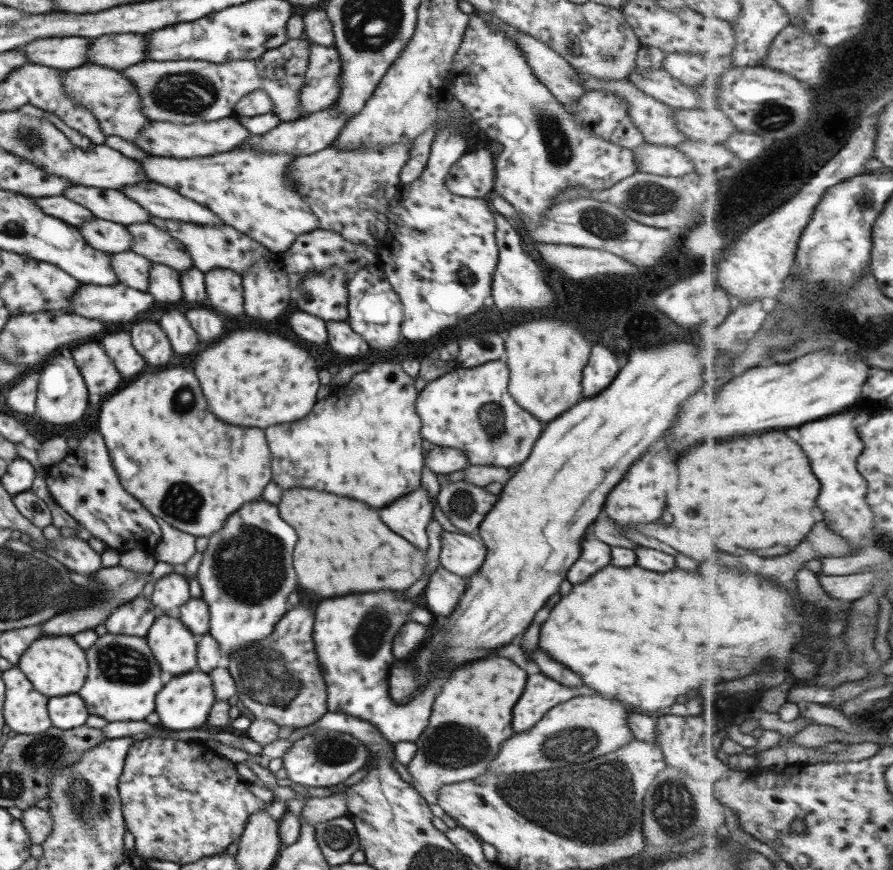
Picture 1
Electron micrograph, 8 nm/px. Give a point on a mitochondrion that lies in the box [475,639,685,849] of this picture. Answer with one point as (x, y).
(573, 742)

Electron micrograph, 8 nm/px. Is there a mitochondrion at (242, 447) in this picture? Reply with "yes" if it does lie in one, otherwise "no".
no

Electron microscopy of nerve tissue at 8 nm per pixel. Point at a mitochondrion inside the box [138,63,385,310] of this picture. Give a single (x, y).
(202, 89)

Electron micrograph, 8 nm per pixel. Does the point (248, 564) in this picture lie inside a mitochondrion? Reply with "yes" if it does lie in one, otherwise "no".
yes

